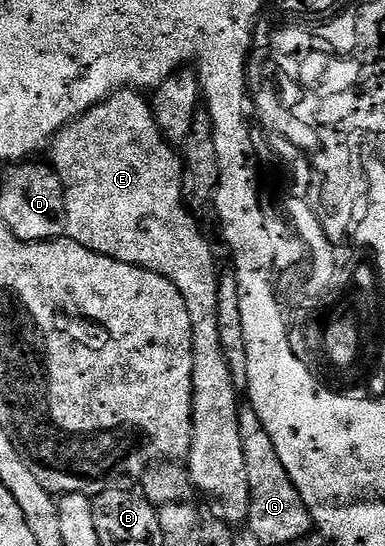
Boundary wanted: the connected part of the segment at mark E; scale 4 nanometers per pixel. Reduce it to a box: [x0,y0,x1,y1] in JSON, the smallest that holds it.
[51,90,251,526]

